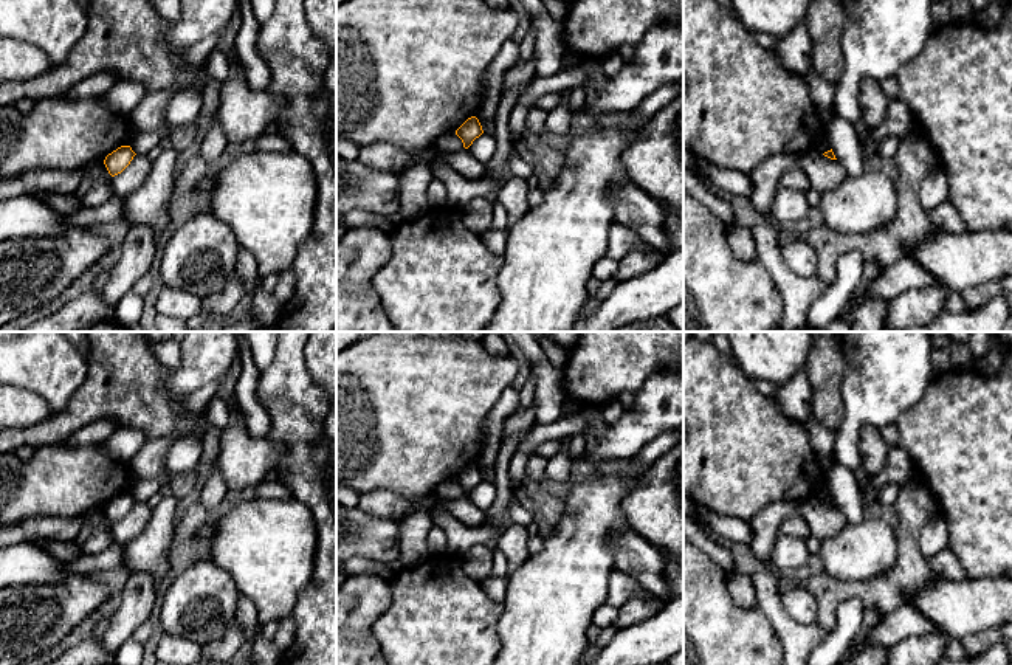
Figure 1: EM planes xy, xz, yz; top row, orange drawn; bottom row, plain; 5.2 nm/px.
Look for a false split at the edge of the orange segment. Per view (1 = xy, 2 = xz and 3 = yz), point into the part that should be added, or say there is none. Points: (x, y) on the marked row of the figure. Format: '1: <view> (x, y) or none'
1: none
2: none
3: none

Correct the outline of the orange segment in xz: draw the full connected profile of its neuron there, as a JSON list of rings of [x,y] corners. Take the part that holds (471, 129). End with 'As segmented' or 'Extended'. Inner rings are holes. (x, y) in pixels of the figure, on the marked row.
[[[476,116],[468,118],[457,130],[456,135],[462,140],[463,147],[468,149],[476,138],[484,133],[482,126]]]. As segmented

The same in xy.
[[[121,146],[104,160],[104,164],[112,177],[121,174],[133,160],[136,153],[130,146]]]. As segmented

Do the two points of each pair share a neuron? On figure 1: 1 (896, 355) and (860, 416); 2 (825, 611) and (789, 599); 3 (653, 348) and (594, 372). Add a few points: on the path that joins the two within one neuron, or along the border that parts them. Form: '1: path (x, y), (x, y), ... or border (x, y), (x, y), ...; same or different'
1: path (887, 371), (876, 391), (867, 400); same
2: border (802, 585), (815, 599), (817, 622); different
3: path (639, 348), (620, 348), (608, 358); same

